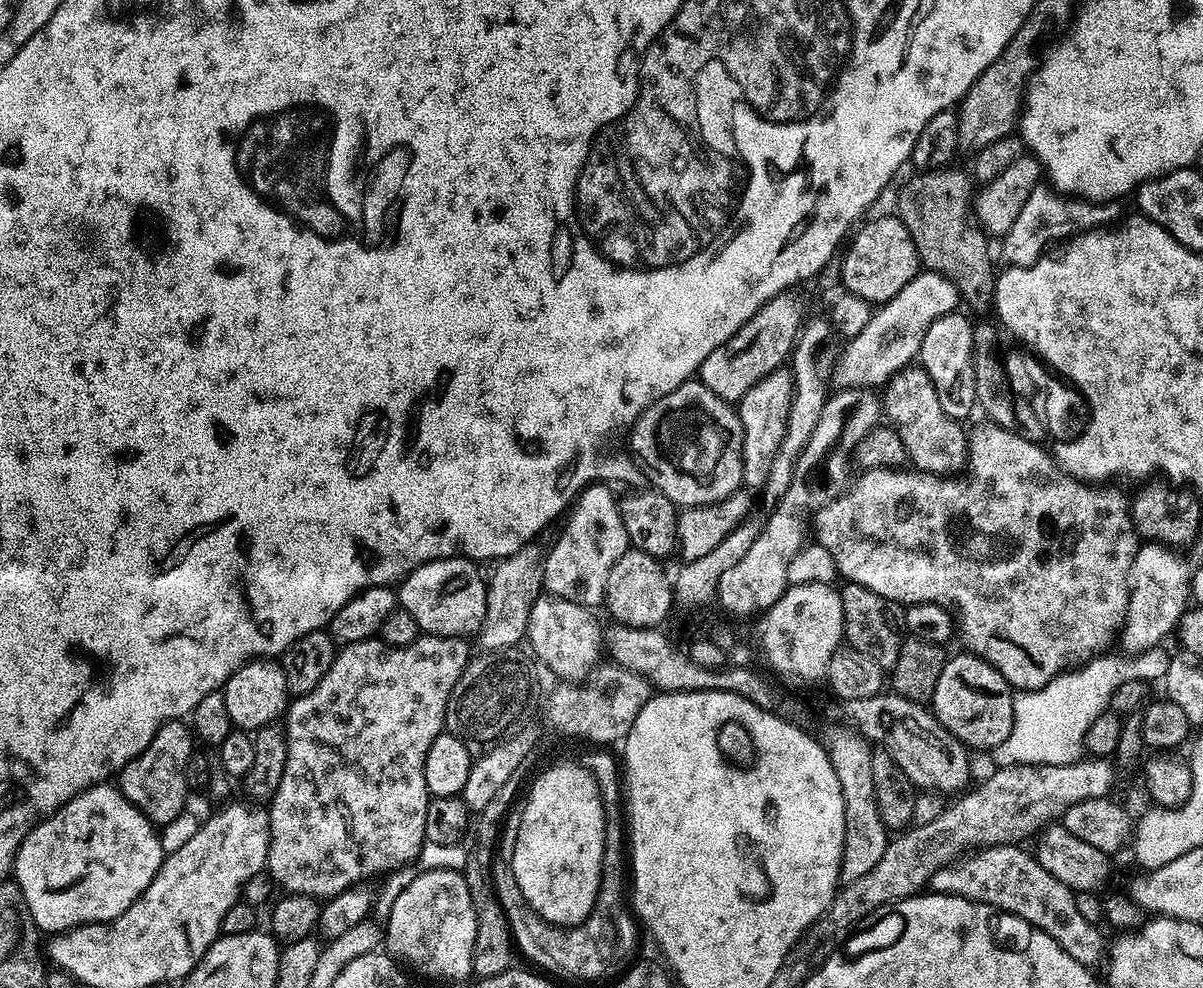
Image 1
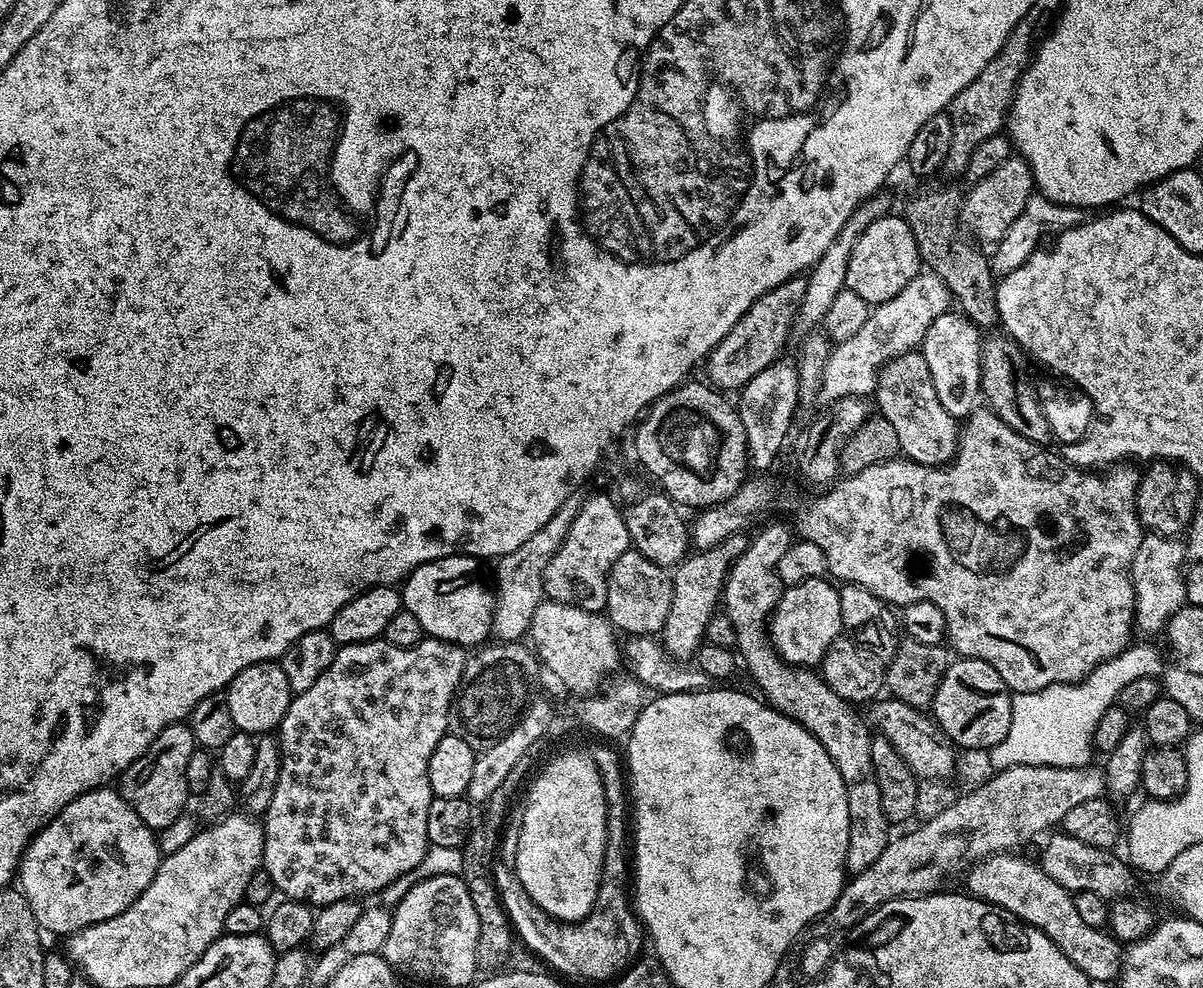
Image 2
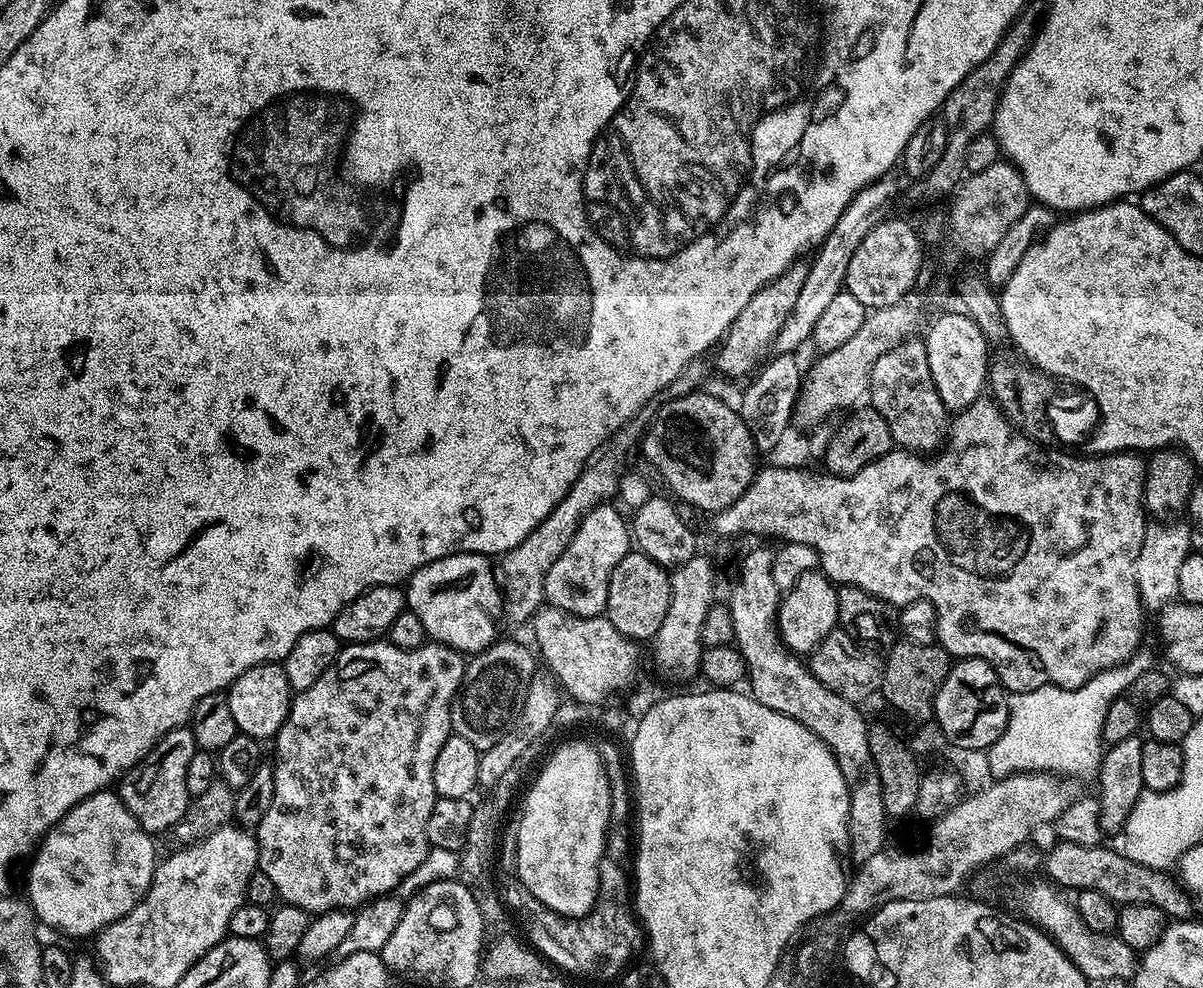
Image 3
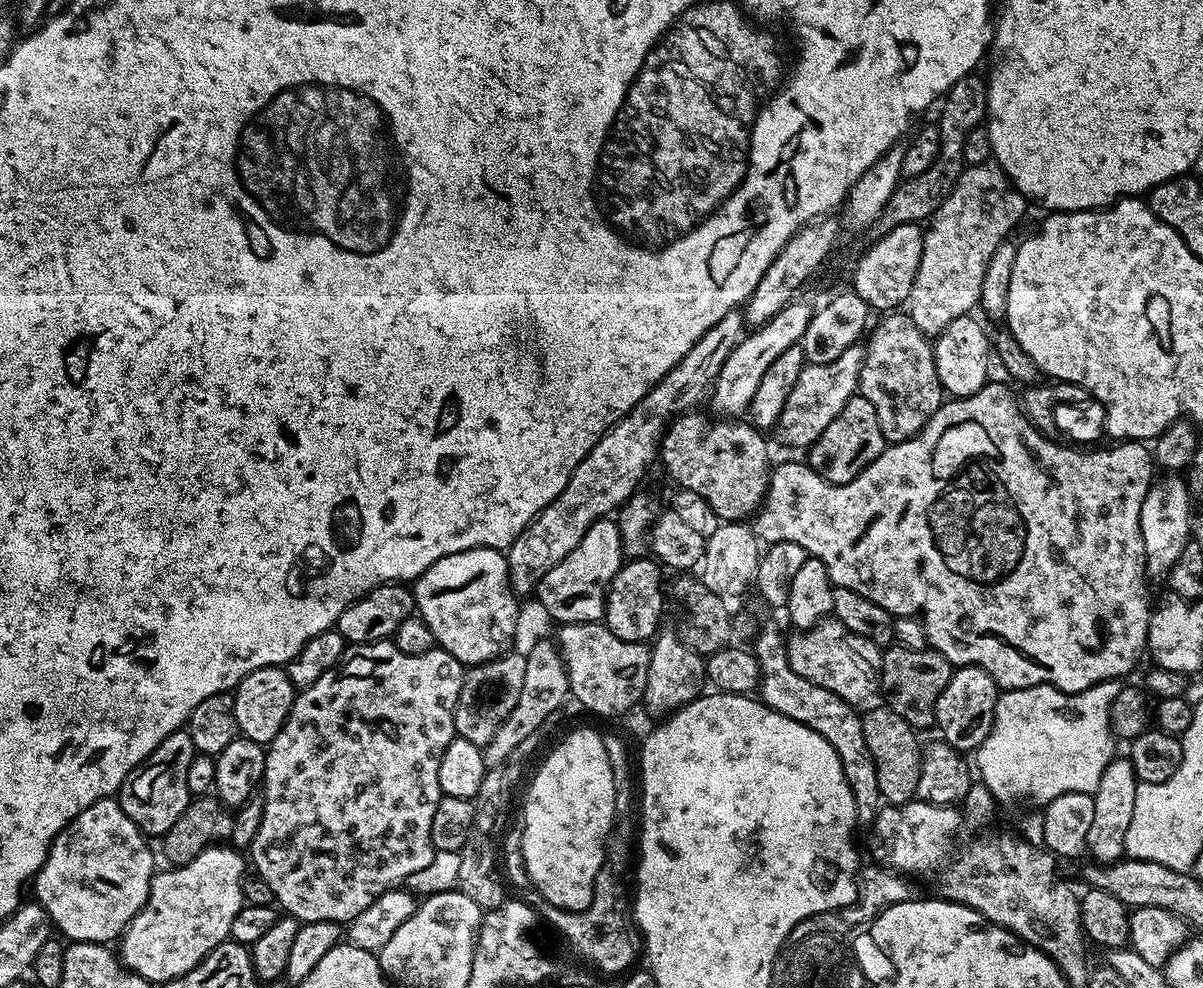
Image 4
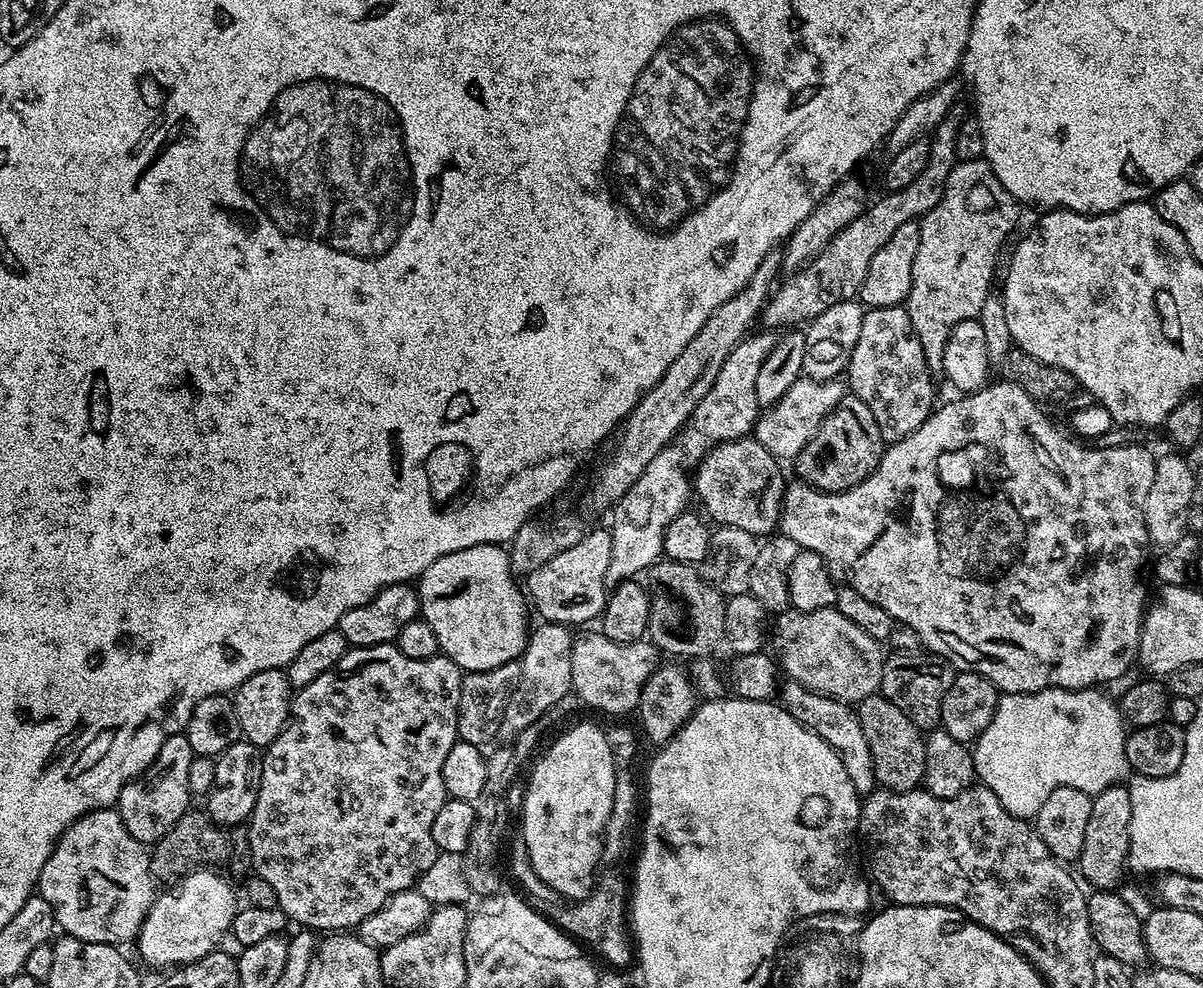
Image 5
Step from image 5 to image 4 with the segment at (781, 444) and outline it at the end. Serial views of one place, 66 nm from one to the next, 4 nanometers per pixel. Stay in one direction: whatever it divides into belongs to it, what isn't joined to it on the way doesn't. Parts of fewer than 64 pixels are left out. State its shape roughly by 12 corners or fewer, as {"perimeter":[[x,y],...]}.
{"perimeter":[[864,348],[805,363],[774,427],[811,448],[857,395]]}

